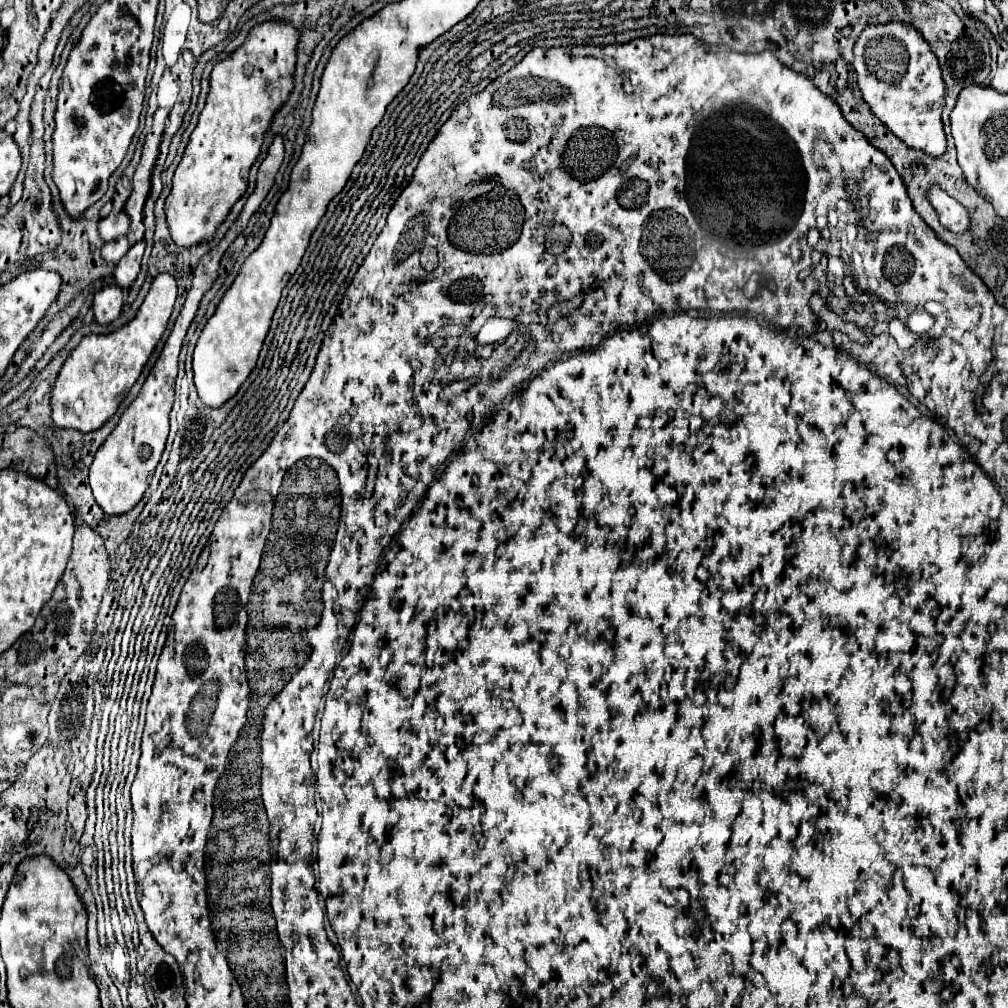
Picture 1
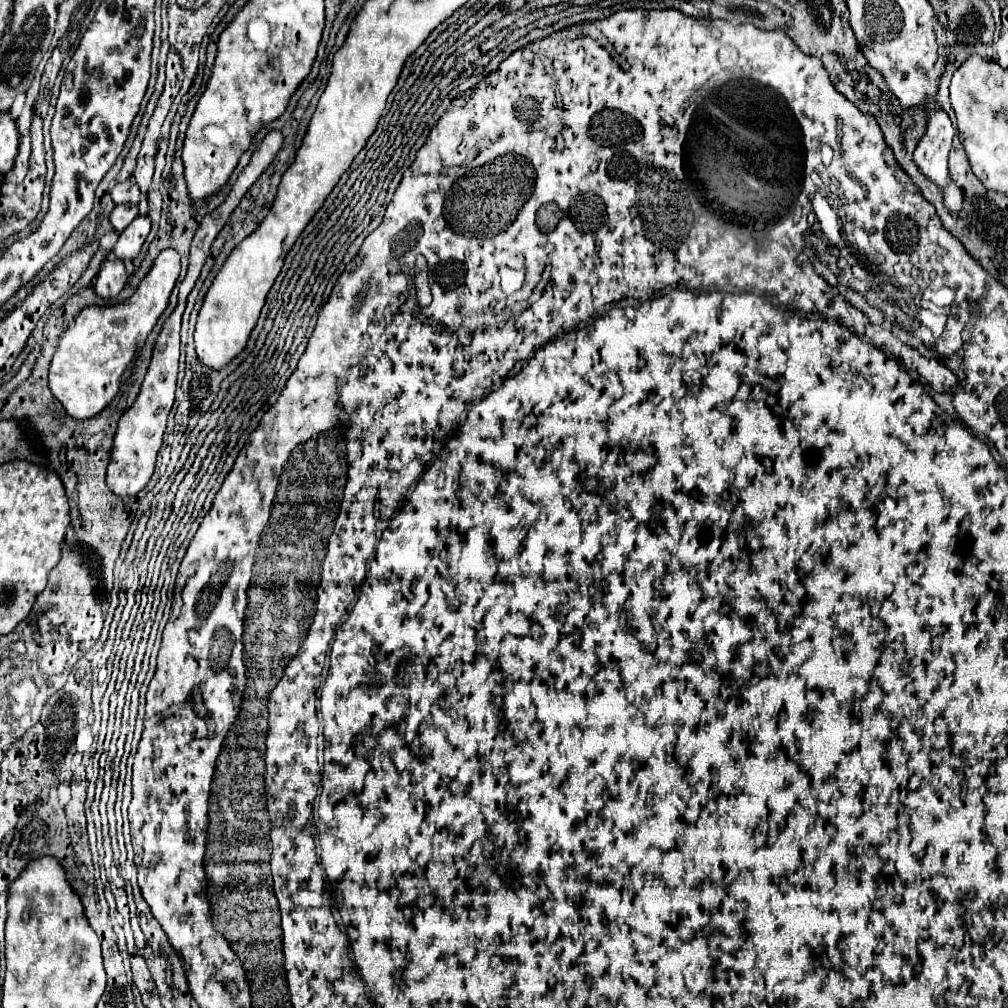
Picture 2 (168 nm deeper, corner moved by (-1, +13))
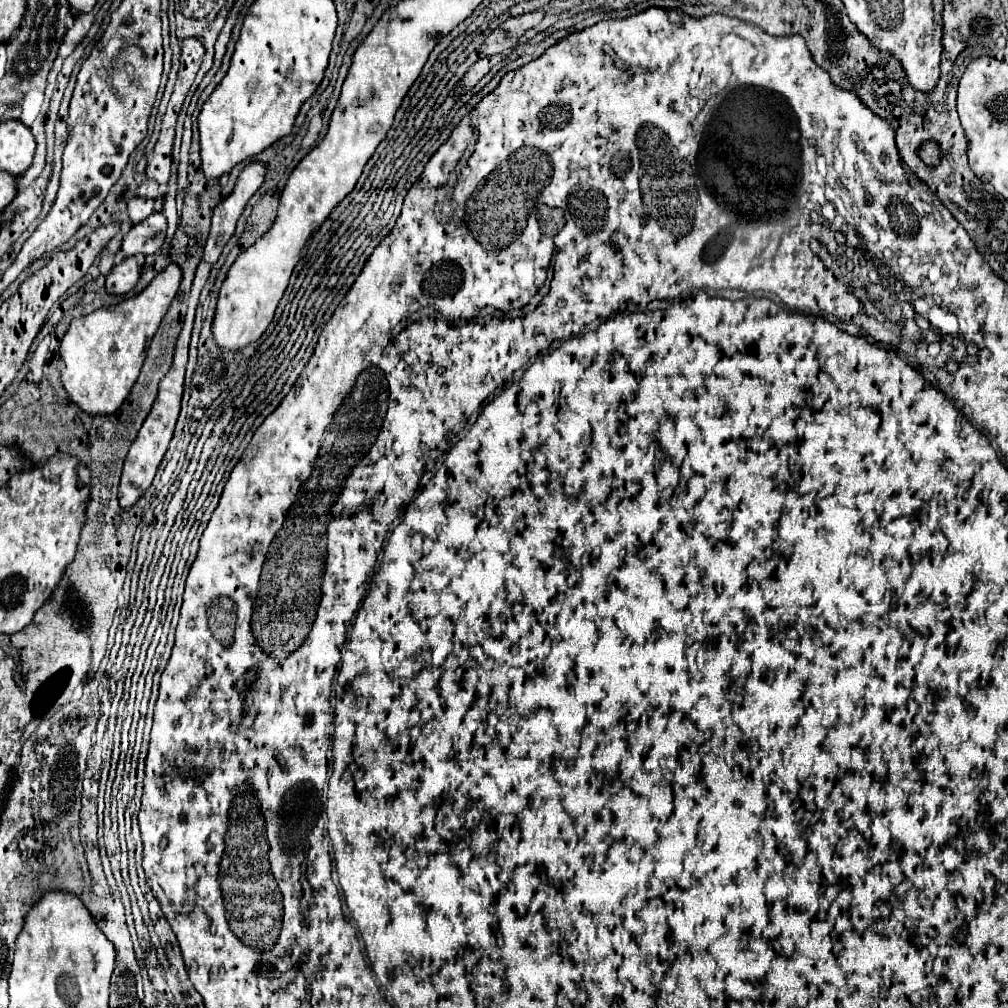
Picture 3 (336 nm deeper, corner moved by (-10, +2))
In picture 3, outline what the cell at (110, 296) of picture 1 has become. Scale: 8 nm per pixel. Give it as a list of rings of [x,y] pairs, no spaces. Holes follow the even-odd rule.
[[[135,256],[125,258],[107,274],[107,292],[109,294],[127,294],[139,280],[139,262]]]

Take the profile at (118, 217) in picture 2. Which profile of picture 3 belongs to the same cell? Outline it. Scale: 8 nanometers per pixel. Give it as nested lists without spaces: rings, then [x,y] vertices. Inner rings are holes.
[[[135,196],[129,200],[129,218],[133,224],[139,224],[141,220],[145,220],[153,210],[155,210],[153,200],[149,200],[149,198]]]

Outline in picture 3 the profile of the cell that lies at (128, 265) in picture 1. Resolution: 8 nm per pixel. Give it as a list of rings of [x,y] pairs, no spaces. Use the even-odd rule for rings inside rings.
[[[153,212],[147,220],[131,226],[131,230],[123,236],[121,250],[125,252],[125,256],[155,254],[165,240],[165,230],[167,230],[165,214]]]

